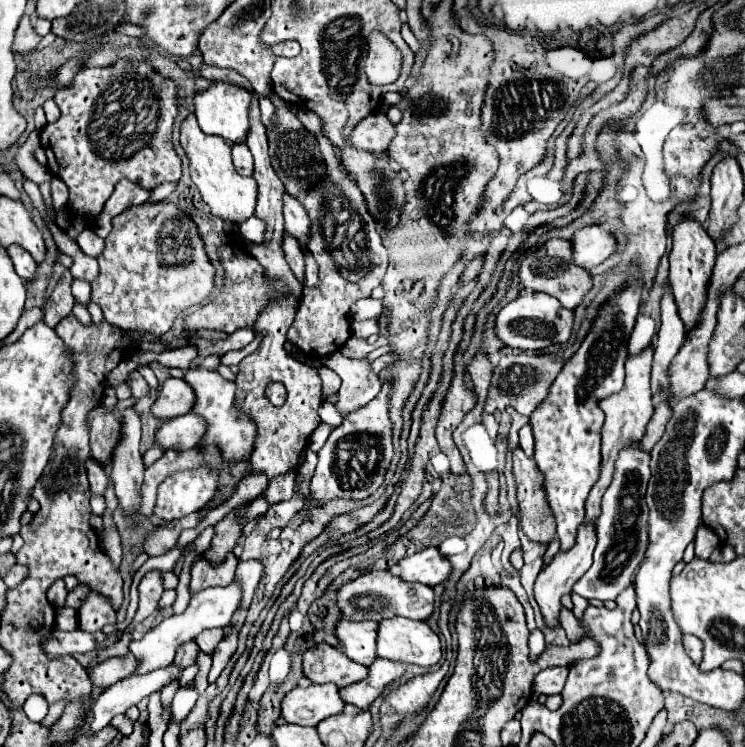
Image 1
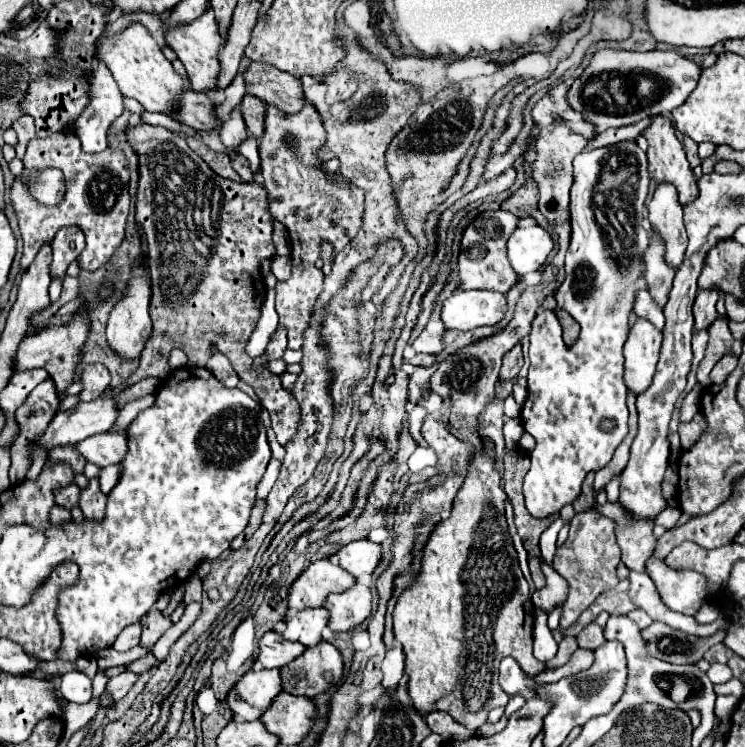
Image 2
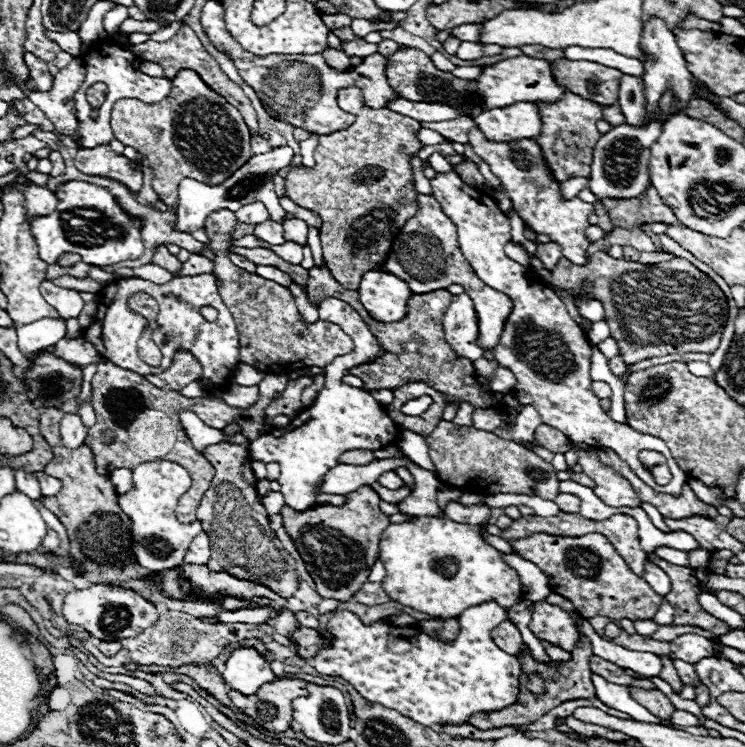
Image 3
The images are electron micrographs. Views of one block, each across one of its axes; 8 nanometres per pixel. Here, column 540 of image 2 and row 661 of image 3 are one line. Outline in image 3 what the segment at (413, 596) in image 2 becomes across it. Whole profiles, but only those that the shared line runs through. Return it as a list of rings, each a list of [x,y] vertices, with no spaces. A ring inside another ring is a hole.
[[[660,656],[660,658],[662,658],[660,678],[662,678],[664,682],[668,682],[674,692],[680,692],[684,684],[682,684],[682,680],[680,680],[678,674],[676,674],[676,668],[674,668],[674,664],[672,664],[672,658],[668,658],[668,656]]]

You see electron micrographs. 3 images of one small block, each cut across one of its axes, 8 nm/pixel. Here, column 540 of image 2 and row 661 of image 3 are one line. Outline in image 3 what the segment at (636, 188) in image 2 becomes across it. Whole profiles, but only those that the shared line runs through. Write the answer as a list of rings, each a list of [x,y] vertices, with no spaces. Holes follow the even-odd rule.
[[[496,602],[472,606],[464,610],[462,616],[458,618],[460,634],[456,636],[456,640],[440,642],[440,640],[432,640],[428,634],[424,634],[418,628],[396,626],[388,618],[380,618],[378,622],[366,626],[354,612],[342,610],[330,618],[326,632],[320,634],[328,642],[310,660],[310,666],[324,676],[340,676],[348,680],[368,702],[376,702],[386,708],[392,708],[424,726],[432,728],[442,724],[468,724],[468,718],[476,712],[504,710],[506,706],[512,706],[518,700],[520,662],[518,658],[500,650],[490,636],[490,632],[504,620],[508,620],[508,614]]]

